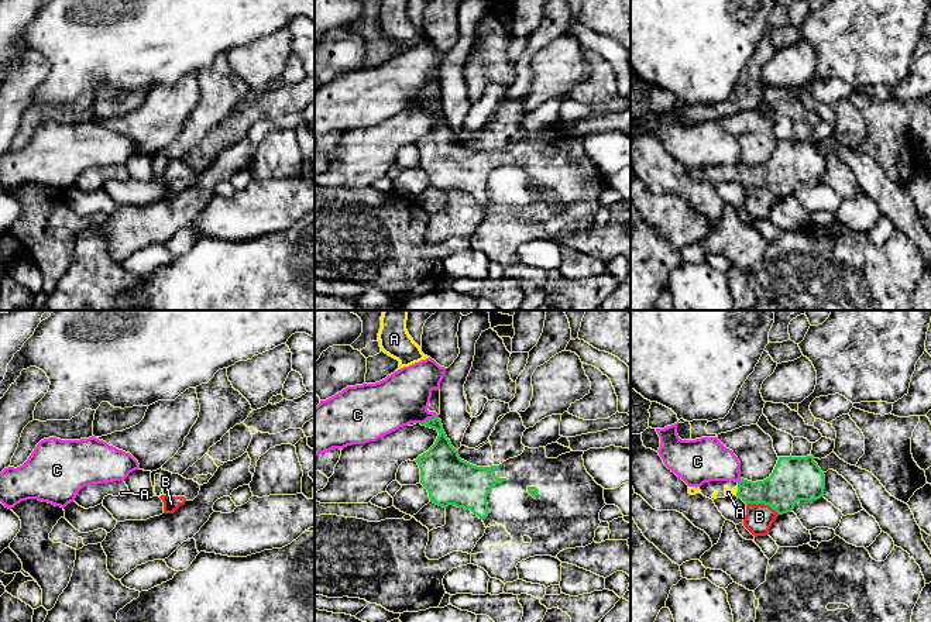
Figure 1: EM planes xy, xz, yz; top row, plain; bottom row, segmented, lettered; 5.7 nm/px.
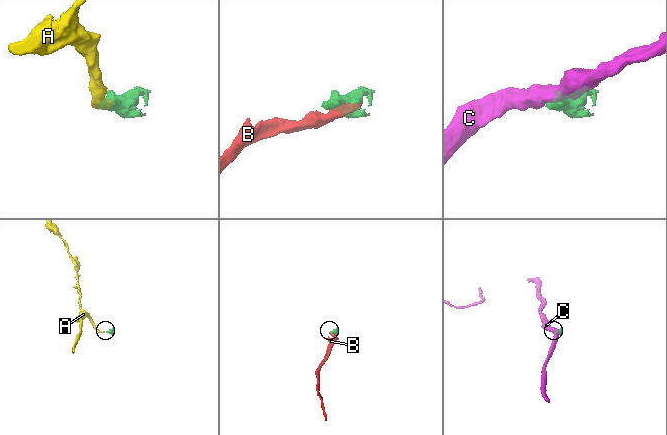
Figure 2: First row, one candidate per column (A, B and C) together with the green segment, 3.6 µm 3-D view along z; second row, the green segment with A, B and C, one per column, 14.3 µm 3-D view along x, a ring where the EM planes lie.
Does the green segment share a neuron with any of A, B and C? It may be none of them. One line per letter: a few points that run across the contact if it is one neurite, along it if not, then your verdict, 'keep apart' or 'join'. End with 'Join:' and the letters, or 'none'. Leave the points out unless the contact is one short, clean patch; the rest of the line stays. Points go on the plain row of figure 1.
A: line yz (782, 174), (738, 174), (728, 177); join
B: line yz (746, 186), (768, 188), (779, 198); keep apart
C: line xz (437, 100), (421, 107); keep apart
Join: A

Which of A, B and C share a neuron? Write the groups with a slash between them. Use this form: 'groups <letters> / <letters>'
groups A / B / C

